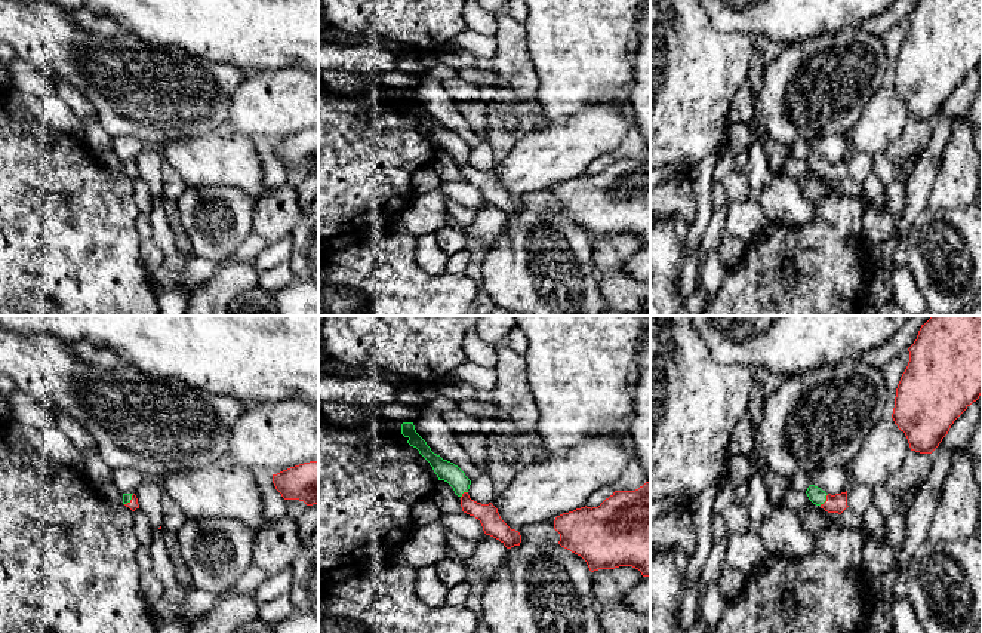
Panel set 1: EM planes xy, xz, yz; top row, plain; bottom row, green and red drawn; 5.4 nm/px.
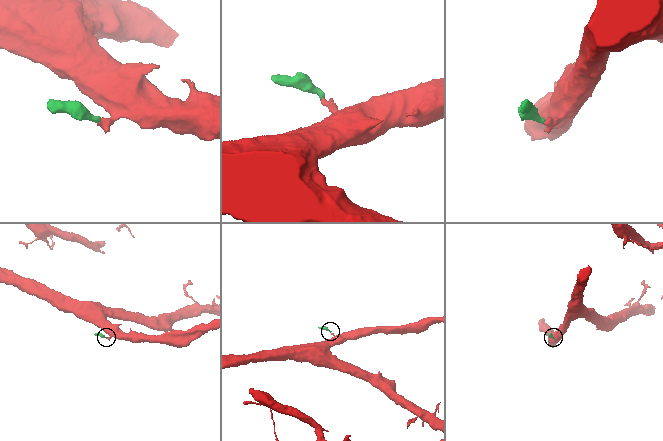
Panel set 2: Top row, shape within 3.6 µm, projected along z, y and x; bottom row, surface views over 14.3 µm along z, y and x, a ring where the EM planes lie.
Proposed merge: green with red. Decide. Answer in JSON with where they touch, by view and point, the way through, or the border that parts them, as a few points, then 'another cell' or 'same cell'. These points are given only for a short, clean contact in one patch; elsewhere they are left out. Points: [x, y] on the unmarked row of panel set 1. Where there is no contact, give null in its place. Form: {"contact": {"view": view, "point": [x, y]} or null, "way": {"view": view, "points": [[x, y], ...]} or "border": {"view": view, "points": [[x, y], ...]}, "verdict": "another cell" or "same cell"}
{"contact": {"view": "yz", "point": [825, 168]}, "way": {"view": "yz", "points": [[816, 163], [825, 168], [837, 171]]}, "verdict": "same cell"}

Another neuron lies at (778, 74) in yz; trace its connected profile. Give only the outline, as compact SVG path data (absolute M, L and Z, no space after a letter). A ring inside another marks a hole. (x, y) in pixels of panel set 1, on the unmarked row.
M846 27L838 33L825 33L785 44L775 59L763 64L760 101L767 135L786 147L800 138L810 142L828 135L847 135L871 96L883 86L887 67L889 61L881 37L864 31L861 27Z

